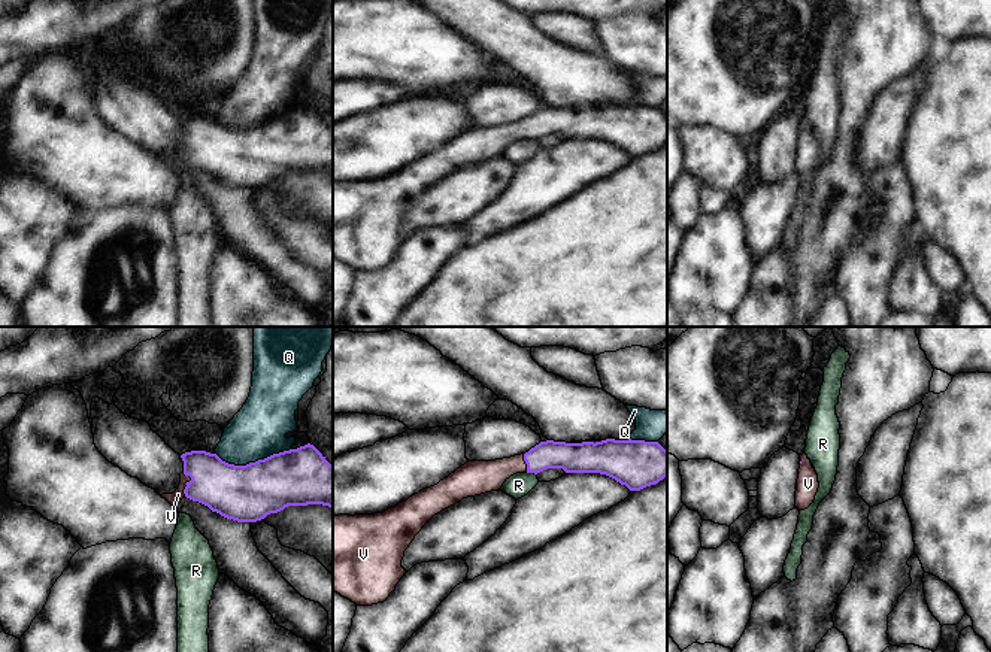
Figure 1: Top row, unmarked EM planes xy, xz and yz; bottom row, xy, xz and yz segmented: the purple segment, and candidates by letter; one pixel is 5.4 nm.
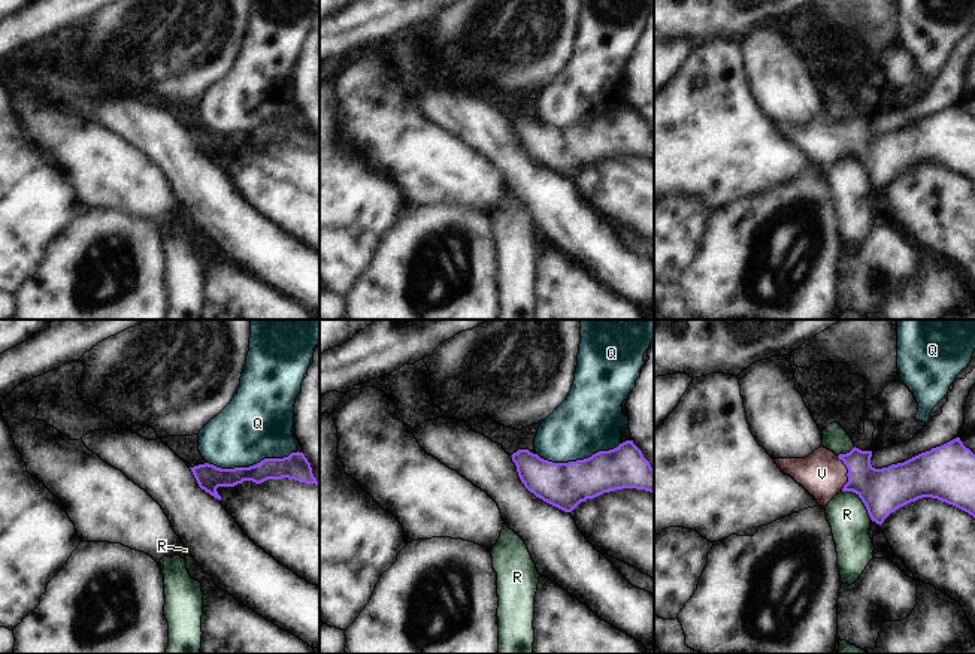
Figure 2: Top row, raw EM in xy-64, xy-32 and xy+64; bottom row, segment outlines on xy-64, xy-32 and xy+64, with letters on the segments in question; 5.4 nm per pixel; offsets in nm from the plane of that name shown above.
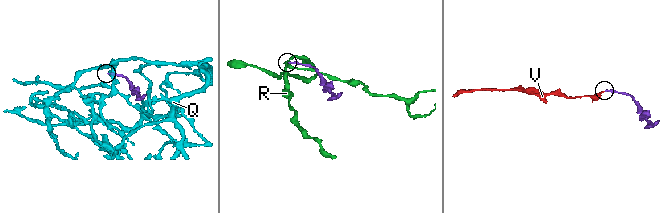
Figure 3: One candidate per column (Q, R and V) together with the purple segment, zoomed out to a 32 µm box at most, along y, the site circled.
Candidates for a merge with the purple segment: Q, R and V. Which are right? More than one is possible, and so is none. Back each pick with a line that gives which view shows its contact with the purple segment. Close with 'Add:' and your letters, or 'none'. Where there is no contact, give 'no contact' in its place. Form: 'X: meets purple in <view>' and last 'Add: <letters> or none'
V: meets purple in xy
Add: V

